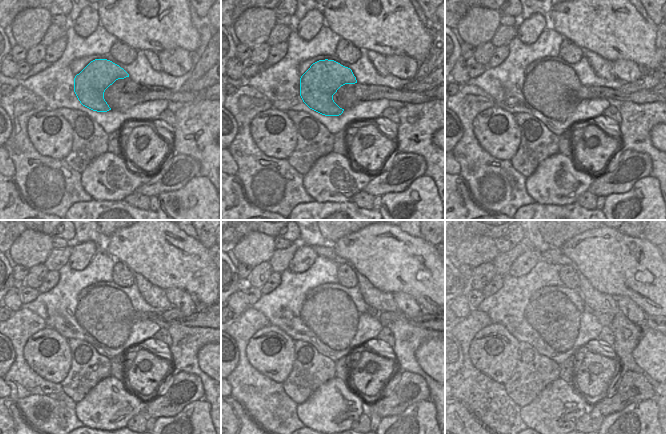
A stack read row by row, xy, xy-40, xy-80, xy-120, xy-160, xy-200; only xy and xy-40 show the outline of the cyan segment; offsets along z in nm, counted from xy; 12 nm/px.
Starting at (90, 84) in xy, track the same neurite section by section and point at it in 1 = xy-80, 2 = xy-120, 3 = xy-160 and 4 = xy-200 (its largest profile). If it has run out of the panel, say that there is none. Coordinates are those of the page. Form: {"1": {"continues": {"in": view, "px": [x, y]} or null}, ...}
{"1": {"continues": {"in": "xy-80", "px": [551, 88]}}, "2": {"continues": {"in": "xy-120", "px": [106, 313]}}, "3": {"continues": {"in": "xy-160", "px": [331, 314]}}, "4": {"continues": {"in": "xy-200", "px": [549, 312]}}}

